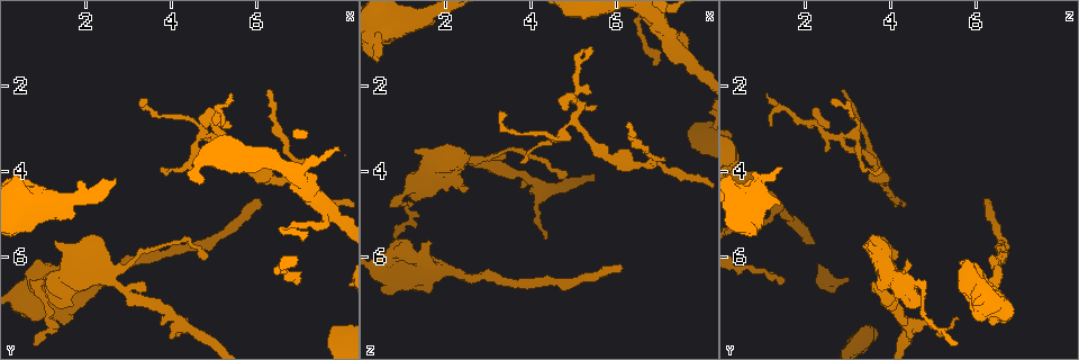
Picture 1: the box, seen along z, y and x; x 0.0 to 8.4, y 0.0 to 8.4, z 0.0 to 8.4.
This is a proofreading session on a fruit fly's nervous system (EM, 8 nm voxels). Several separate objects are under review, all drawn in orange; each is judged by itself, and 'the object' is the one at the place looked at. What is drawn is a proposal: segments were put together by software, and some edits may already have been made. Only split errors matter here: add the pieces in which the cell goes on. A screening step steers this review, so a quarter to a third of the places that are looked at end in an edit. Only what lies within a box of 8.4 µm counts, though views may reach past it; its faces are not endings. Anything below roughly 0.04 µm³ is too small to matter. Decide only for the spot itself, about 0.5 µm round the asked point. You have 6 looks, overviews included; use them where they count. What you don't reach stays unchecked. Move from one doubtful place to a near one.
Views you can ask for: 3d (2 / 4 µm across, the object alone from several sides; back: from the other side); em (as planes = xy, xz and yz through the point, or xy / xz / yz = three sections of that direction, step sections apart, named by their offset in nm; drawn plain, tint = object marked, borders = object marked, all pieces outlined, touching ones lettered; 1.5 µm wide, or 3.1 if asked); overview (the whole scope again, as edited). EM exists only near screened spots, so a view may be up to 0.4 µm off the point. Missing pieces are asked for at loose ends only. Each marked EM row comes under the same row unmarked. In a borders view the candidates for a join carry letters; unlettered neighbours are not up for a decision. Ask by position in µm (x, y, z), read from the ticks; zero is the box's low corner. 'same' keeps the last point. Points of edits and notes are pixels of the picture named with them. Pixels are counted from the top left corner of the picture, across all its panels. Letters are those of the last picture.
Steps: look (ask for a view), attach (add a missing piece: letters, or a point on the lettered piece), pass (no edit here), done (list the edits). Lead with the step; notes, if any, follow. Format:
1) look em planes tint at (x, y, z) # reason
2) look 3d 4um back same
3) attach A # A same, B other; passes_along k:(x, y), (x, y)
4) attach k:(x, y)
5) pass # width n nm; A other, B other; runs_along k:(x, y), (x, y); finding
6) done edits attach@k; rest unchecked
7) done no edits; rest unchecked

look 3d 2um at (6.05, 4.70, 6.35) # free end

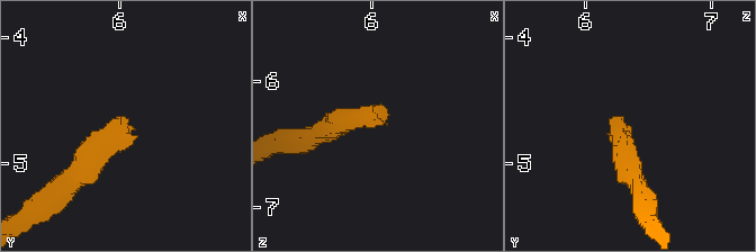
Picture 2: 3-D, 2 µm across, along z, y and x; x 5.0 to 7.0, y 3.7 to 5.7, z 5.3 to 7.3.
look em planes borders at (6.08, 4.70, 6.32)

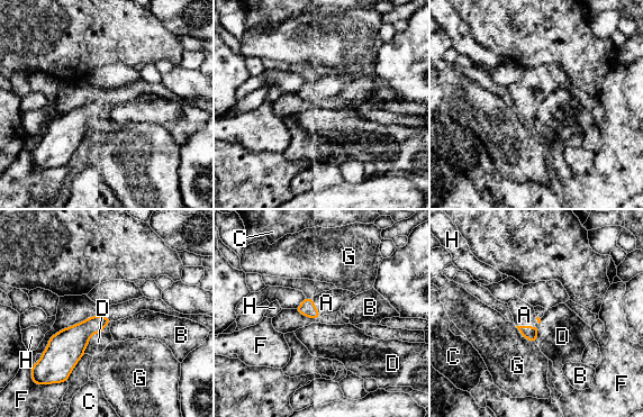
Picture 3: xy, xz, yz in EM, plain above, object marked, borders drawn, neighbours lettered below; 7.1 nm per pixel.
attach A # width 100 nm; A same, B other, C other, D other, F other, G other, H other; it goes on there

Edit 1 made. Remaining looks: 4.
look em planes tint at (6.20, 2.15, 2.85) # branch stops here

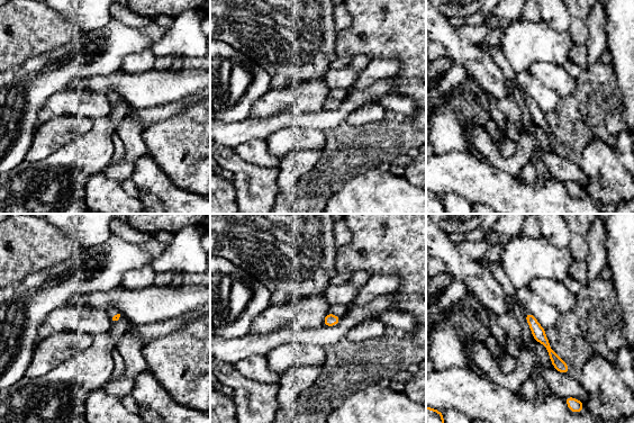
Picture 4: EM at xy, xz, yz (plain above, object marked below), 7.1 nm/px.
look em planes borders same # see the neighbours

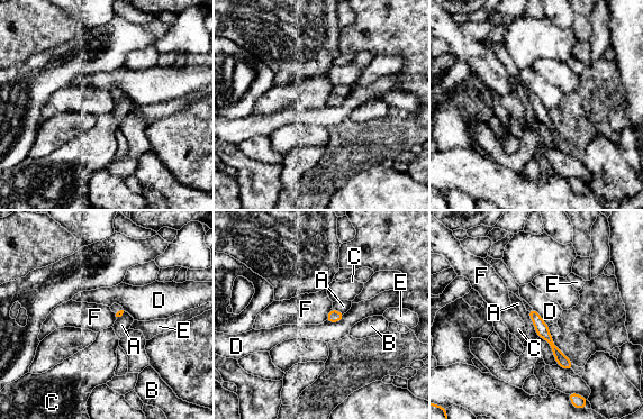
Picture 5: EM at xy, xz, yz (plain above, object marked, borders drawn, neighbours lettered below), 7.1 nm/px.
pass # A other, B other, C other, D other, E other, F other; runs_along 5:(532, 312), (557, 353), (569, 366); none of them fits

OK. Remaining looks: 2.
done edits attach@3; rest unchecked

